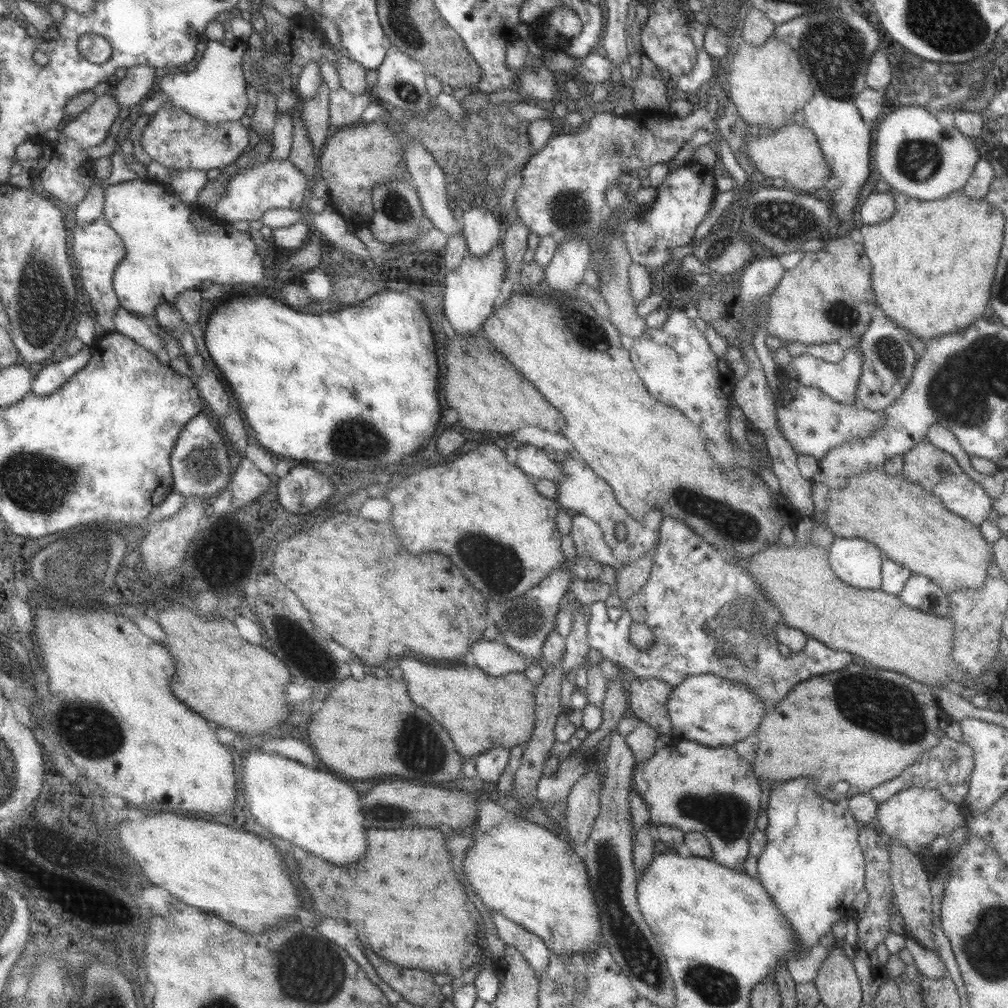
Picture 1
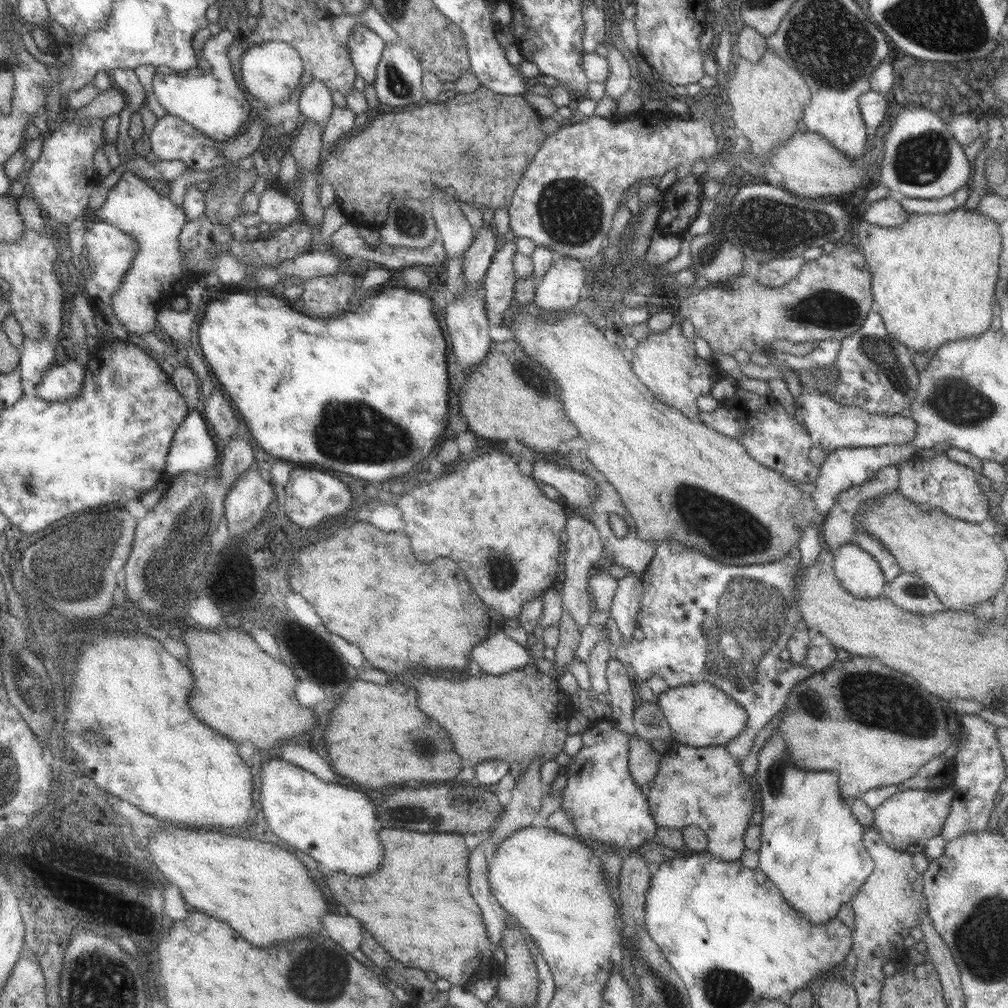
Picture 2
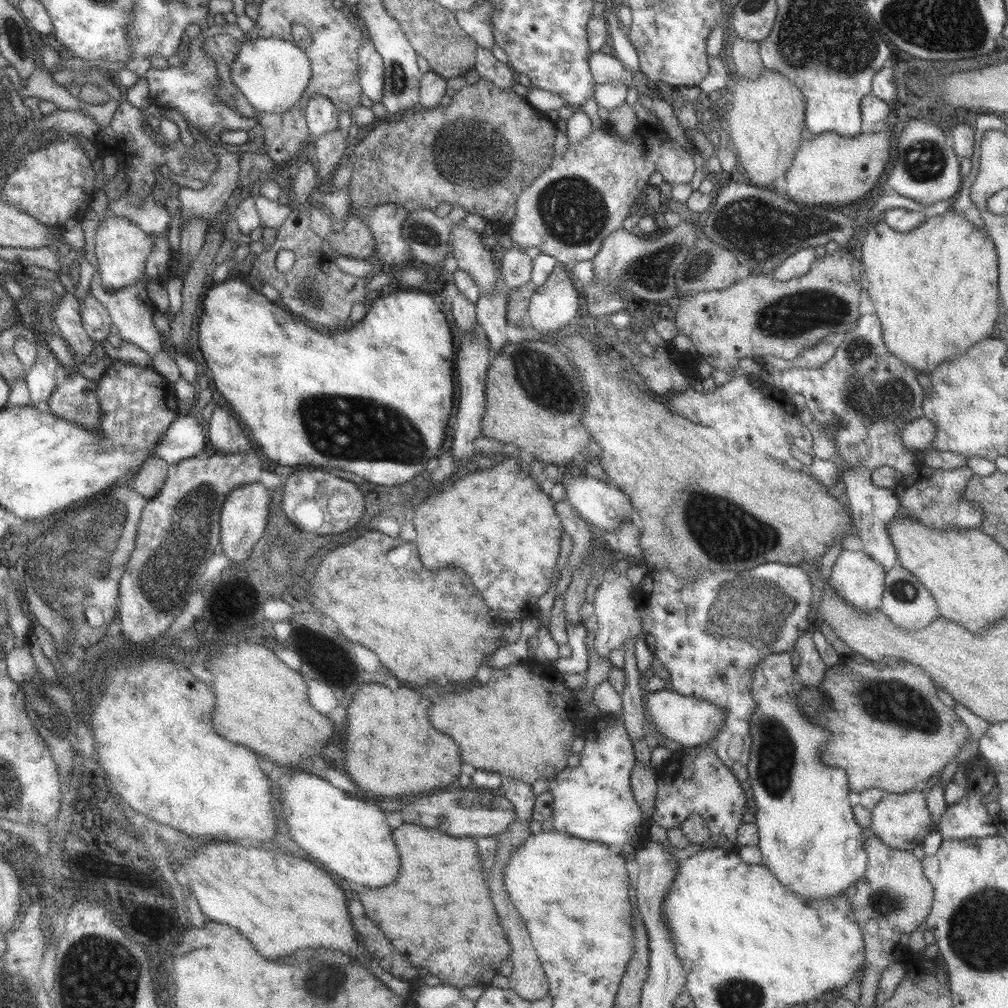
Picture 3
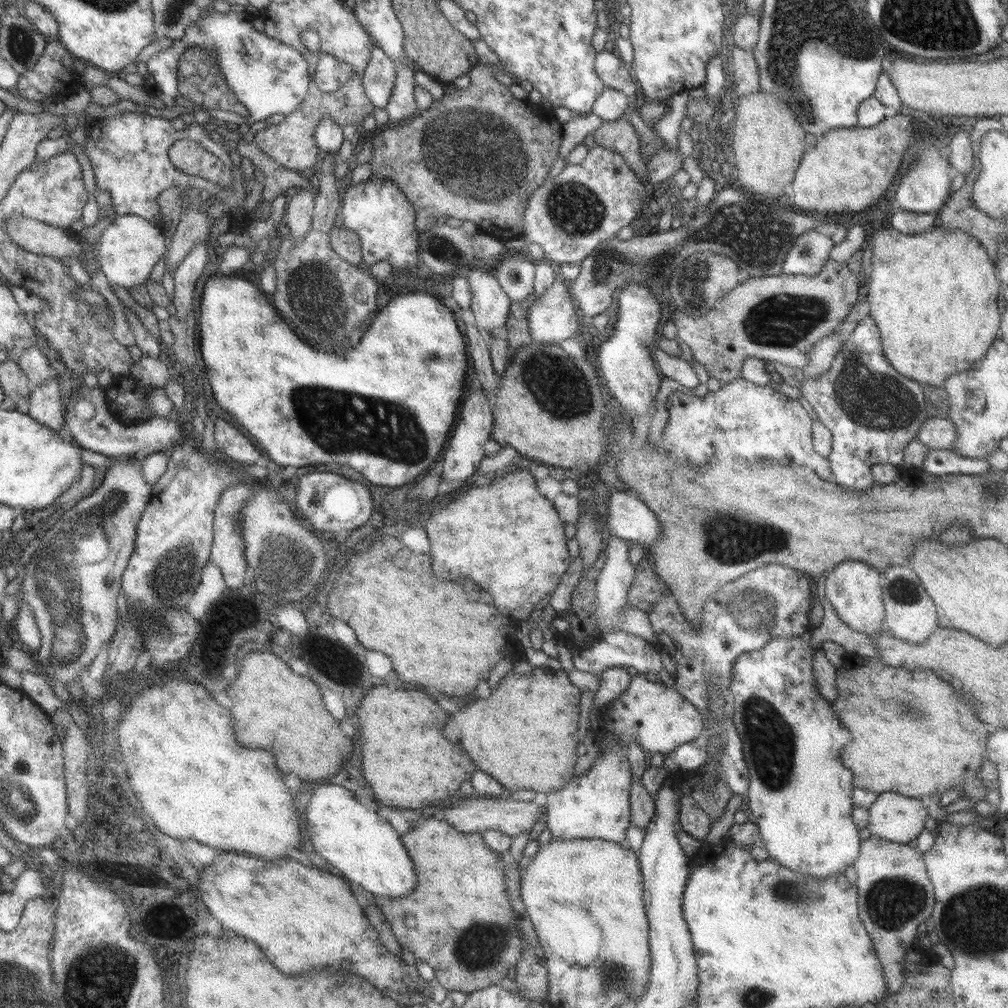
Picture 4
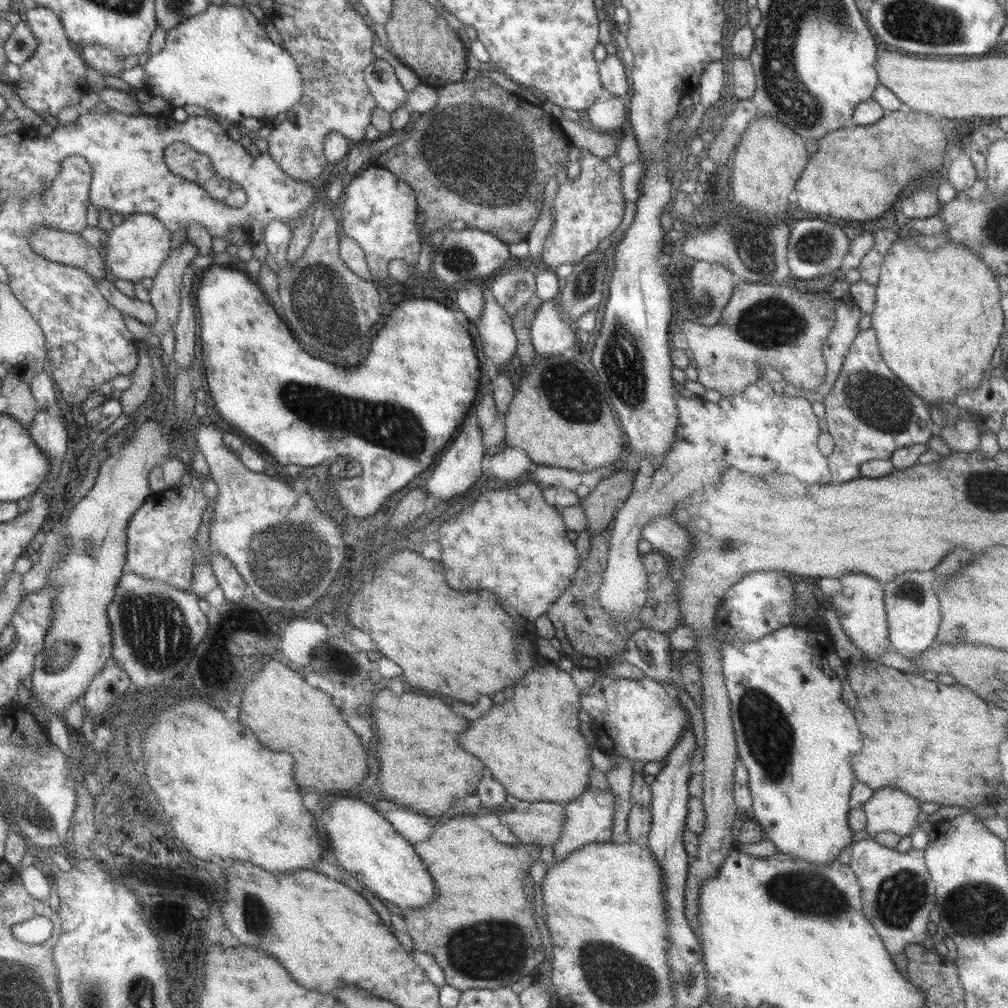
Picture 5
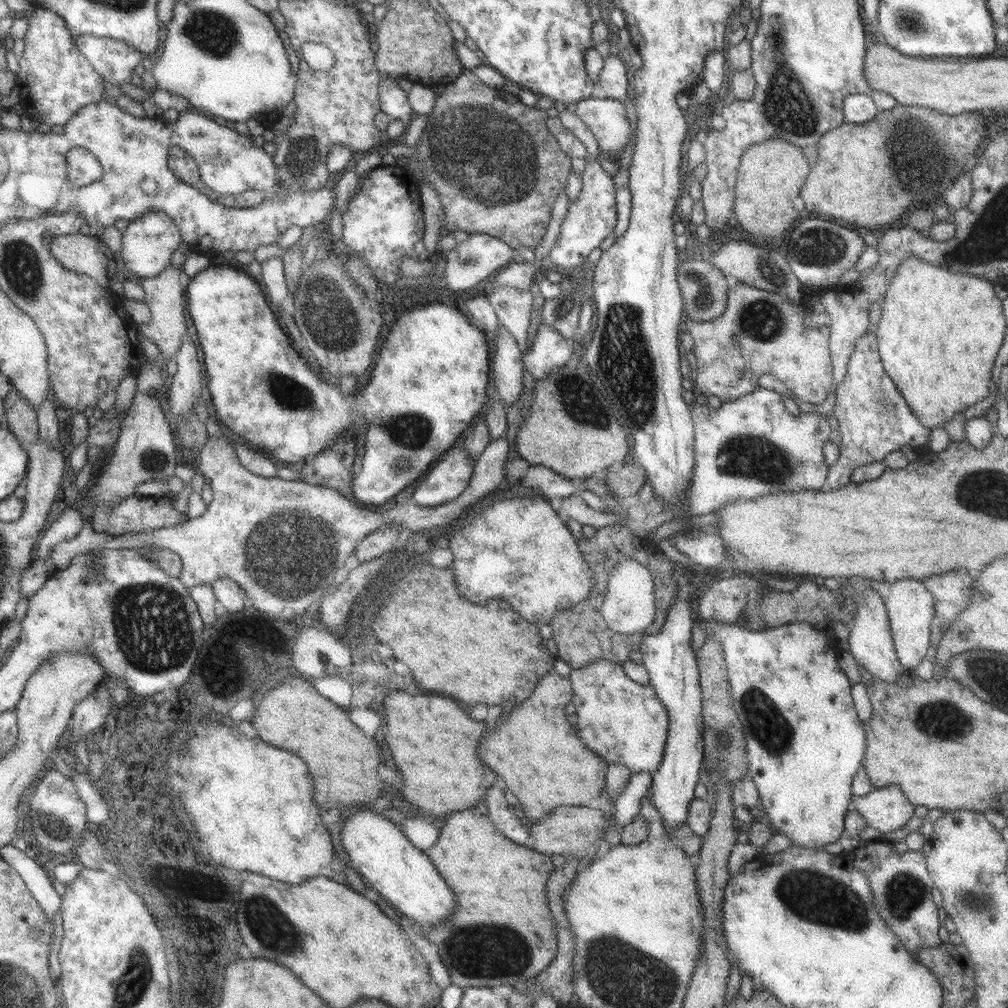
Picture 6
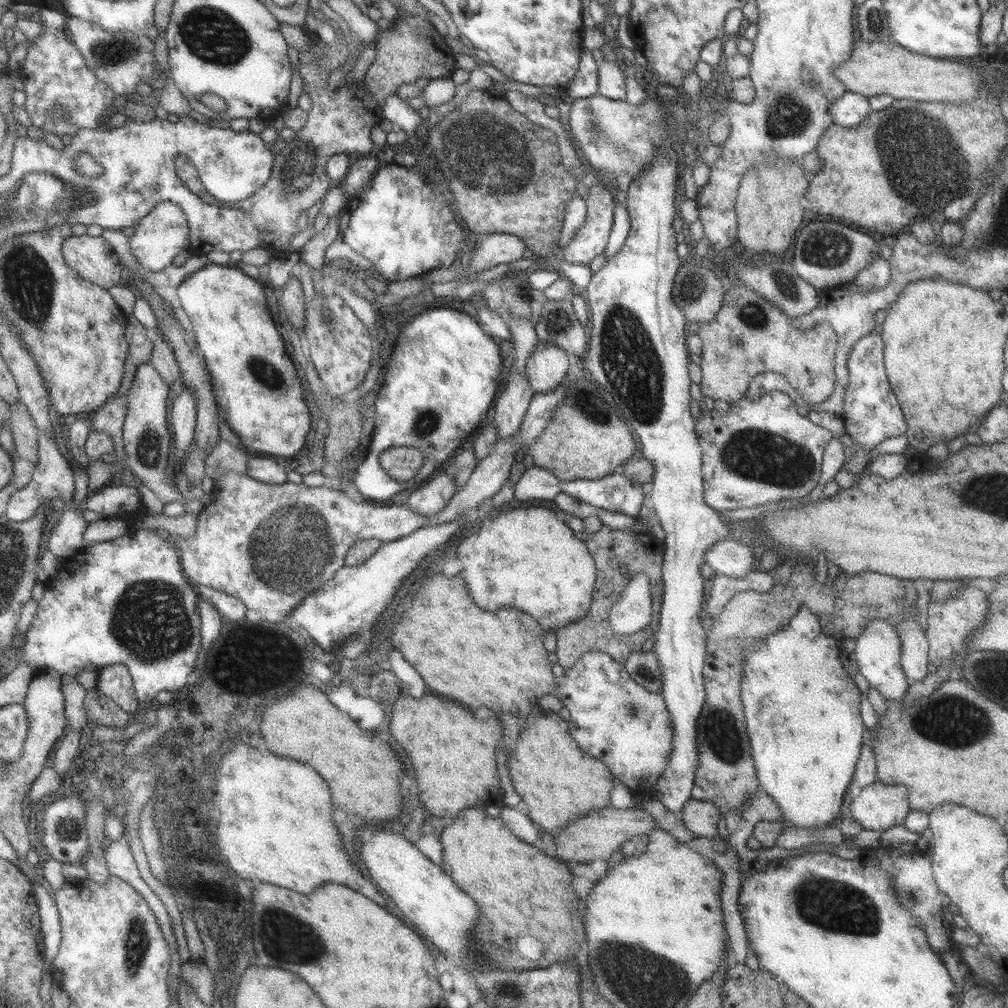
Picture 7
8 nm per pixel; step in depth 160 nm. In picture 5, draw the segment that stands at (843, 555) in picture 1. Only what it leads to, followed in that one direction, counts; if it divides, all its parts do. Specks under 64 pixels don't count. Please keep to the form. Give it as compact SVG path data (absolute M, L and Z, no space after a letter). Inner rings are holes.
M848 573L839 578L816 579L821 594L838 616L841 629L851 644L861 650L864 658L878 661L890 650L886 612L884 610L884 584L863 573Z

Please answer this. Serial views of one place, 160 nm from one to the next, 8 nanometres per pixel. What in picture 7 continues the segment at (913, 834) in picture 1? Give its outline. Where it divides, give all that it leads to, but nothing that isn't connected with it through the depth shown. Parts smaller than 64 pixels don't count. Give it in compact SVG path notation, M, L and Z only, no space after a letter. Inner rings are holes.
M875 780L871 784L864 786L858 796L852 797L847 815L864 829L880 832L890 826L901 825L909 811L907 787L883 784L881 781Z

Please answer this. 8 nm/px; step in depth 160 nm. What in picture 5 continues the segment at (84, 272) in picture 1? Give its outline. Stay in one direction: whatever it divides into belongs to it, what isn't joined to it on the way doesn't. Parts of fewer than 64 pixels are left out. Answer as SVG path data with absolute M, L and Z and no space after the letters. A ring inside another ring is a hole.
M137 213L125 217L124 221L113 229L104 247L111 278L120 278L132 283L139 282L143 278L154 279L174 251L173 234L161 220L155 218L154 214Z

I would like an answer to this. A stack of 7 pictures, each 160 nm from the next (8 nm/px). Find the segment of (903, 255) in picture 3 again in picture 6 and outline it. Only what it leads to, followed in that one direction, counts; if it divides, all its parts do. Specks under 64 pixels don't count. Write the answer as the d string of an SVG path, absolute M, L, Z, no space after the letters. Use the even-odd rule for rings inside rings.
M910 254L902 259L898 270L894 270L893 278L887 285L886 293L880 301L881 316L878 323L871 330L876 336L878 355L887 377L893 381L897 390L901 393L907 406L915 415L915 418L926 428L942 428L942 424L951 420L958 412L963 411L975 402L979 402L986 396L989 396L989 381L991 377L991 368L993 368L996 354L1004 339L1006 331L1005 317L1001 308L1001 301L993 291L993 285L983 278L977 278L970 274L953 274L949 270L943 270L939 266L933 266L927 262L923 262Z

